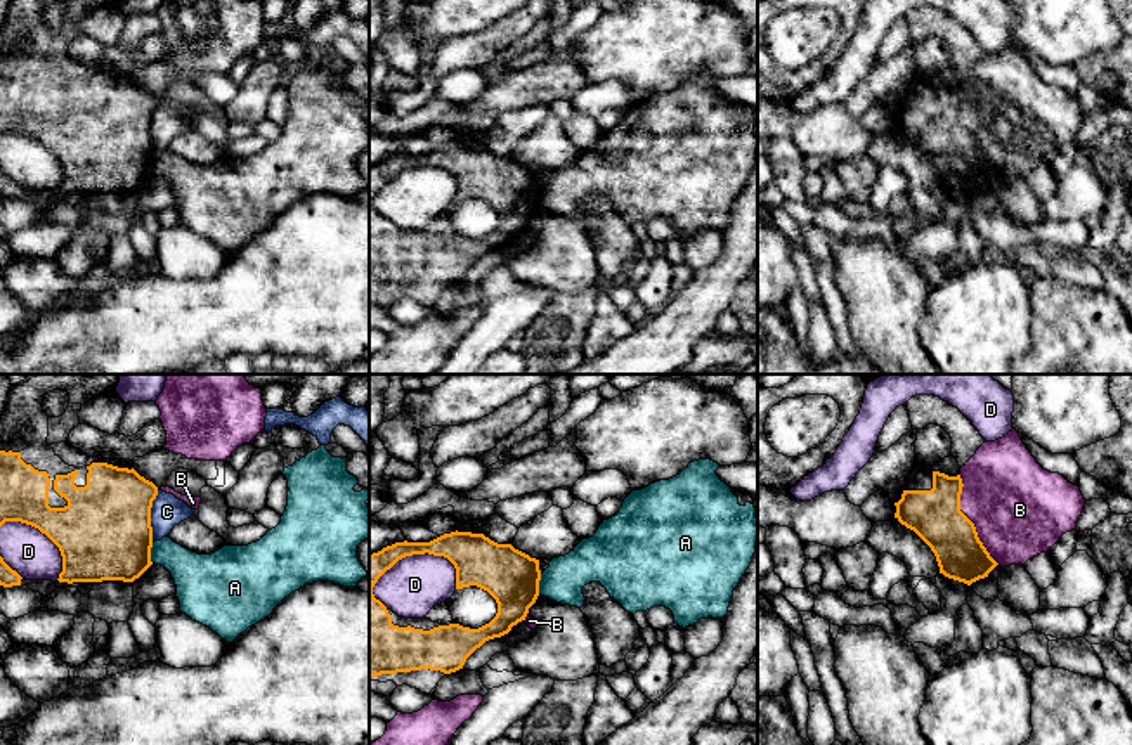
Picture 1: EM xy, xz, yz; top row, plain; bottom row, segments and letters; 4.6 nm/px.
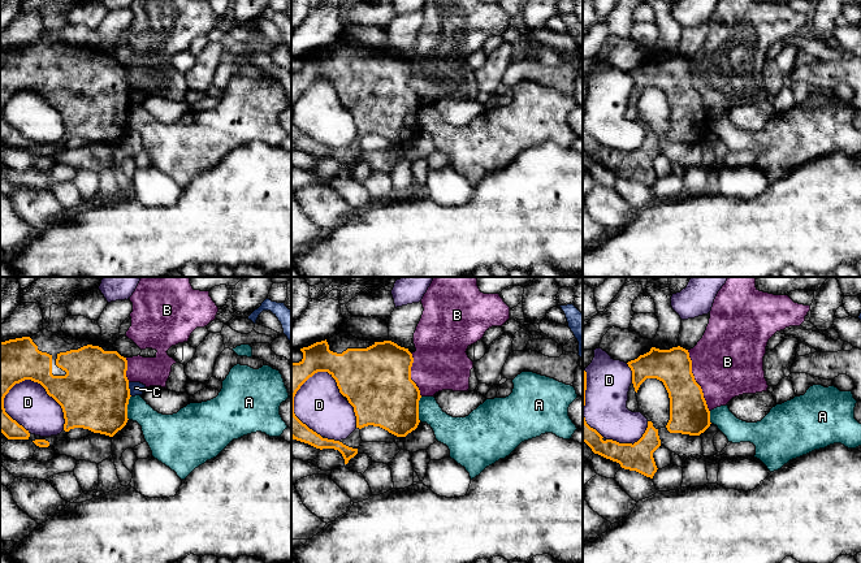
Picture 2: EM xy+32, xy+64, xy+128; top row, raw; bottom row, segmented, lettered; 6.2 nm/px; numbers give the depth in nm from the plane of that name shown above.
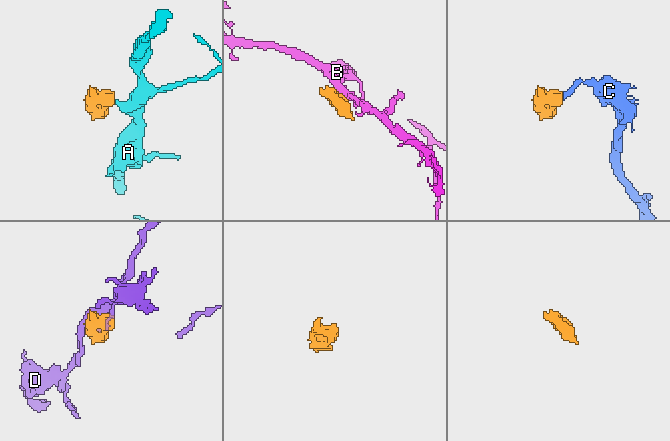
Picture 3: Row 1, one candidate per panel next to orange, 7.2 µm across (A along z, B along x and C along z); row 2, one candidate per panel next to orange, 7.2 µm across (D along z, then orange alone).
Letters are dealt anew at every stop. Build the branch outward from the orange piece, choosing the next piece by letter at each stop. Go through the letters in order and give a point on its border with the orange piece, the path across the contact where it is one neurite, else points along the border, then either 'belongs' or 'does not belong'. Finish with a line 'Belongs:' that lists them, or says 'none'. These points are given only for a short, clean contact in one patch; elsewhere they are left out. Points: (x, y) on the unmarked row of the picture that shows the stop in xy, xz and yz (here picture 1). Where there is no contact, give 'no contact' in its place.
A: contact xy (149, 165); does not belong
B: contact yz (969, 132); does not belong
C: contact xy (149, 129); border xy (158, 103), (151, 120), (151, 153); does not belong
D: contact xz (408, 167); does not belong
Belongs: none

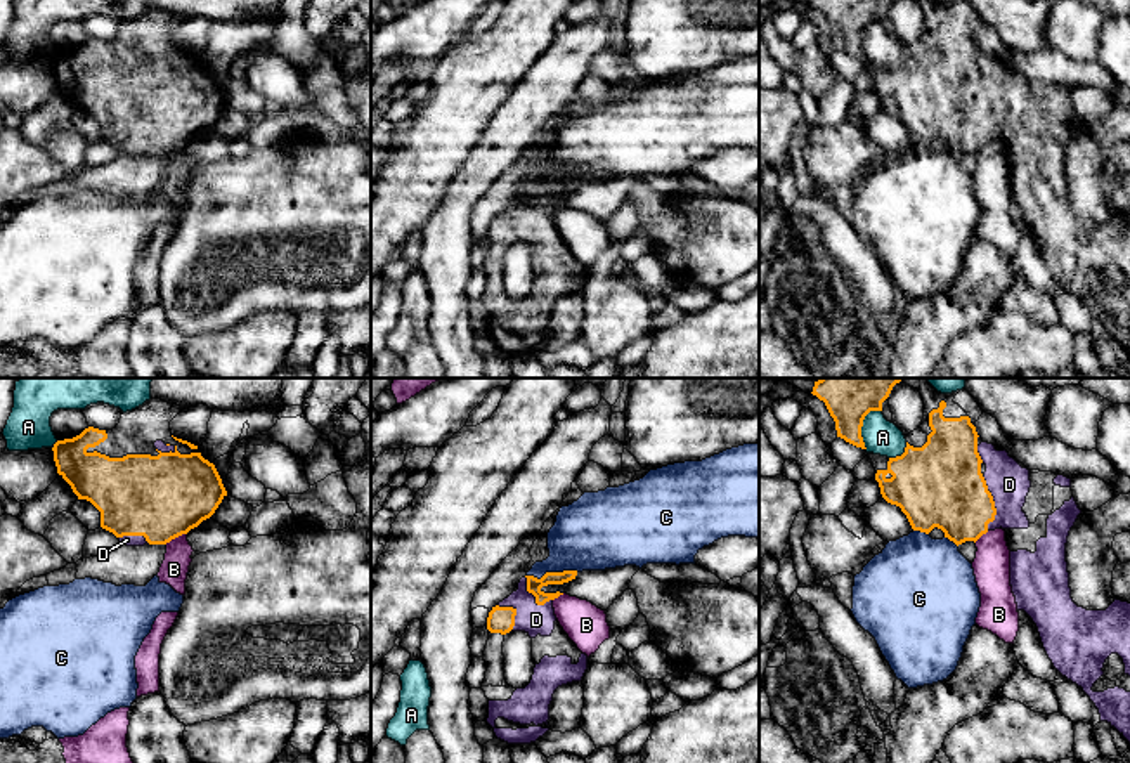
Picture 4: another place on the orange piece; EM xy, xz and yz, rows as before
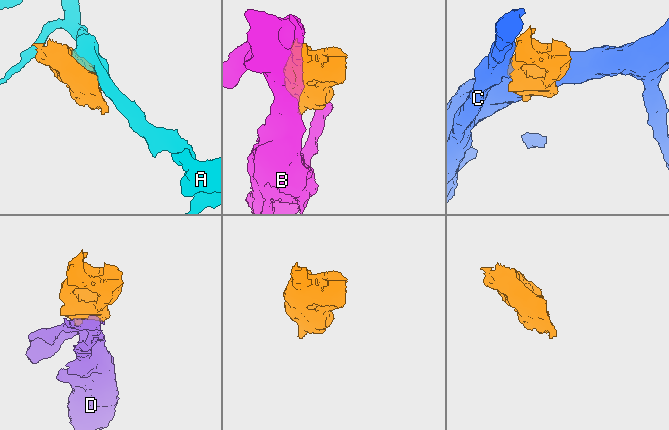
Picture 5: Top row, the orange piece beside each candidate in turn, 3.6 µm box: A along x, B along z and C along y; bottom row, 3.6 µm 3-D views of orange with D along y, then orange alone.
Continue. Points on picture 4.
A: contact yz (862, 37); does not belong
B: contact xy (175, 148); border xy (186, 144), (165, 155); does not belong
C: contact xz (552, 184); does not belong
D: contact yz (993, 115); belongs
Belongs: D

